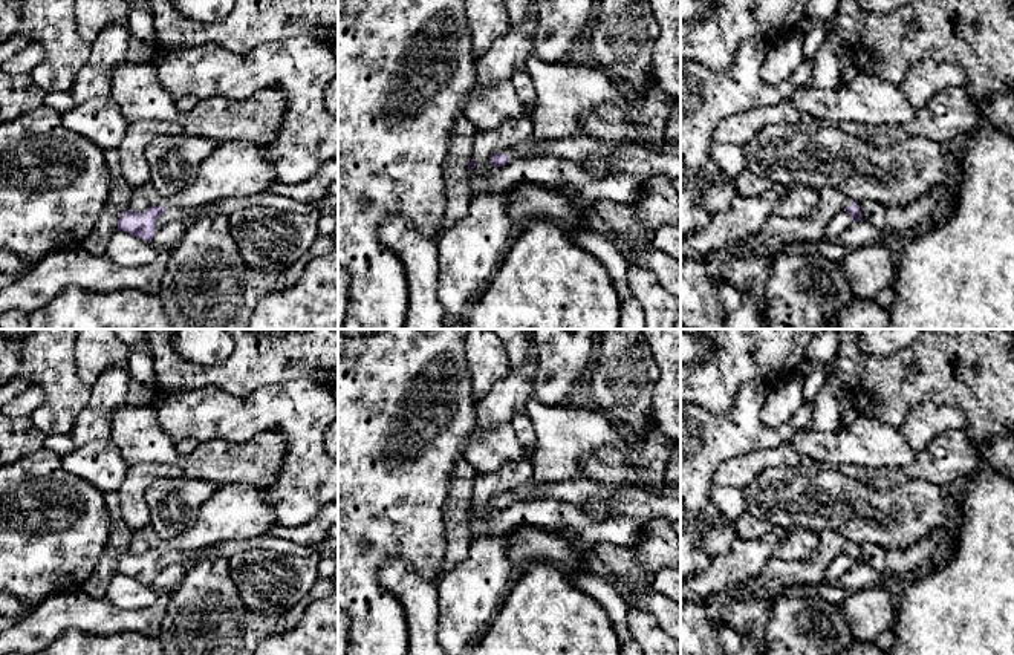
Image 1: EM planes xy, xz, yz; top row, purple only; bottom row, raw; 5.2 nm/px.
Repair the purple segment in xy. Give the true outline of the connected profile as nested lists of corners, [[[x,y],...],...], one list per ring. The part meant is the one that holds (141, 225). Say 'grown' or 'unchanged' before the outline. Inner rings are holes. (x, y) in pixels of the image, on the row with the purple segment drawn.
grown | [[[245,139],[220,141],[197,173],[196,181],[180,193],[142,213],[127,210],[118,220],[118,230],[151,242],[156,219],[173,207],[197,208],[222,199],[242,197],[266,191],[277,182],[274,167],[263,158],[262,145]]]

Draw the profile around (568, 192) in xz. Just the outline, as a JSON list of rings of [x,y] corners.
[[[557,185],[557,187],[551,187],[554,191],[563,194],[564,197],[567,197],[569,200],[572,200],[580,210],[578,210],[578,216],[583,214],[584,208],[587,207],[586,200],[581,199],[578,196],[578,193],[569,187],[569,185]]]

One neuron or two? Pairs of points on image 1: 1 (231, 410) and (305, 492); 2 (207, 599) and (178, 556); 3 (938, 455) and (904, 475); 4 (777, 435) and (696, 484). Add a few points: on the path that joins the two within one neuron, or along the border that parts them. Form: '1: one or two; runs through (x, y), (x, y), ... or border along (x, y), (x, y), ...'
1: one; runs through (260, 415), (274, 415), (305, 446), (305, 462)
2: two; border along (228, 559), (199, 559), (193, 562)
3: one; runs through (930, 462), (912, 472)
4: one; runs through (754, 436), (731, 436), (707, 461)

